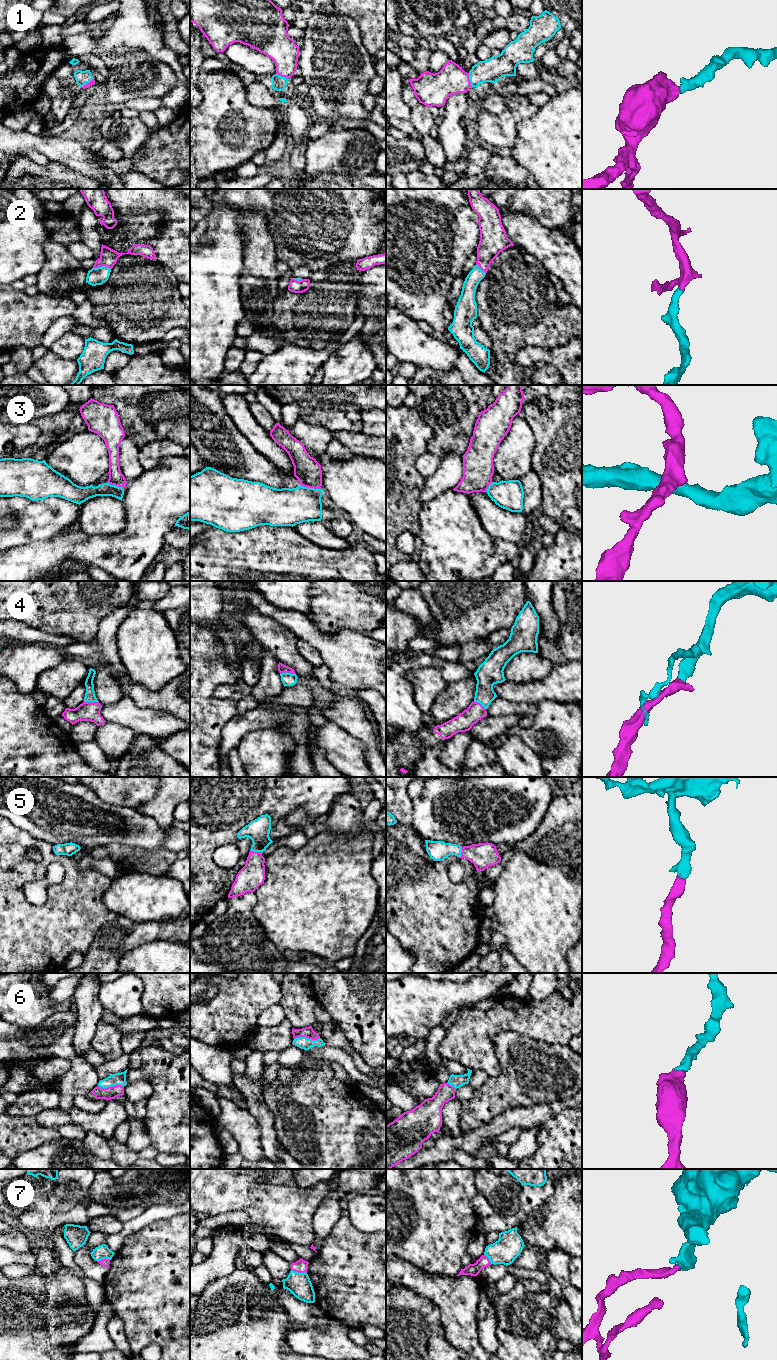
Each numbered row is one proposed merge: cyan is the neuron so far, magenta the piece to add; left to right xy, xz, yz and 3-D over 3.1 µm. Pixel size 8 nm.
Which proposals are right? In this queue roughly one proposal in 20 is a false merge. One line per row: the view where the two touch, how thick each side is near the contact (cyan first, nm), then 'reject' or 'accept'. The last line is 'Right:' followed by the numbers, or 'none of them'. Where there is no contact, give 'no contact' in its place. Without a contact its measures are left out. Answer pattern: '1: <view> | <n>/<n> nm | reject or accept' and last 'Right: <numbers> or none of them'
1: yz | 190/240 nm | accept
2: xy | 140/140 nm | accept
3: xz | 300/220 nm | accept
4: xz | 110/70 nm | accept
5: xz | 190/200 nm | accept
6: xy | 100/100 nm | accept
7: xz | 190/110 nm | accept
Right: 1, 2, 3, 4, 5, 6, 7

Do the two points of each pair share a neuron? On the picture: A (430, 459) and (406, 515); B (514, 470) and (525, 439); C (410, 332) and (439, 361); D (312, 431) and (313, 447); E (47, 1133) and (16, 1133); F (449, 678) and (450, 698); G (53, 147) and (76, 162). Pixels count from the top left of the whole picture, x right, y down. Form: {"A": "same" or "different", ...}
{"A": "different", "B": "same", "C": "same", "D": "same", "E": "same", "F": "different", "G": "same"}

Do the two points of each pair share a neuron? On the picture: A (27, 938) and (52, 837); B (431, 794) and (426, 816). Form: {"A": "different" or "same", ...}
{"A": "different", "B": "same"}

